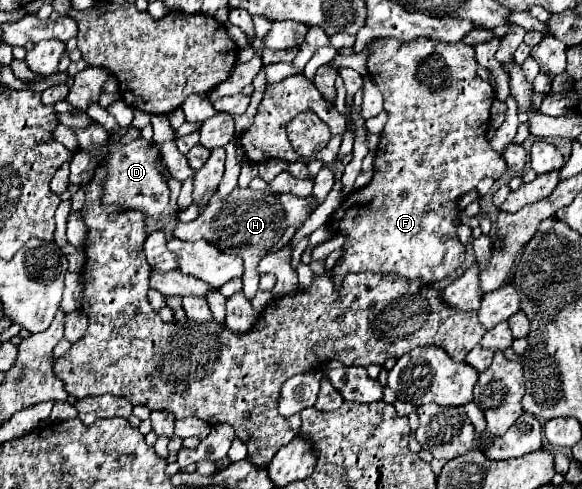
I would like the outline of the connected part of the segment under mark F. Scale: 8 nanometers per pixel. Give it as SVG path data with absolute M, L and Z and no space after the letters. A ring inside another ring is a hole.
M377 38L371 40L365 50L369 52L369 76L383 94L389 120L377 146L373 180L365 188L351 192L327 222L333 234L345 236L343 256L335 262L331 280L337 292L341 292L343 278L357 272L395 274L407 280L421 280L431 286L455 272L465 260L465 248L457 238L457 228L461 224L457 200L475 188L481 179L490 177L497 180L507 170L503 156L495 152L485 138L489 128L493 86L479 78L475 48L463 42L445 44L429 38L401 42L393 38ZM417 168L439 168L433 182L433 190L437 190L437 194L421 196L421 190L417 188Z

